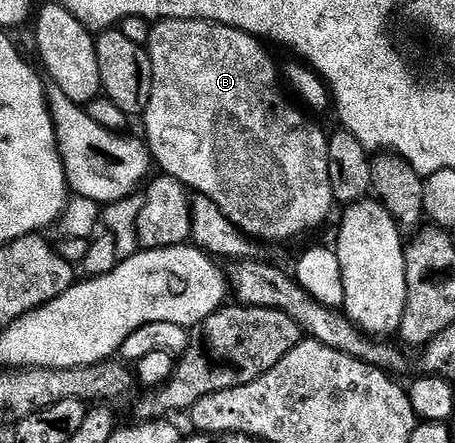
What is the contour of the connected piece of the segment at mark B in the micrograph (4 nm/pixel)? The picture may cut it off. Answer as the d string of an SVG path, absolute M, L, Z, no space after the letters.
M203 19L158 20L151 28L151 36L146 46L153 65L153 93L149 97L147 112L142 115L141 123L147 130L145 142L151 158L162 174L177 177L177 181L181 181L184 187L196 195L209 197L209 201L215 202L217 209L221 209L221 213L225 213L225 217L229 217L229 221L233 221L233 225L237 225L237 229L244 231L250 238L262 241L264 244L265 242L283 243L286 239L295 239L298 235L321 226L326 221L331 207L333 208L335 198L333 191L329 189L329 145L327 144L329 135L313 120L303 116L304 108L285 90L281 67L275 64L274 57L262 46L266 47L256 36L220 23L206 23Z

